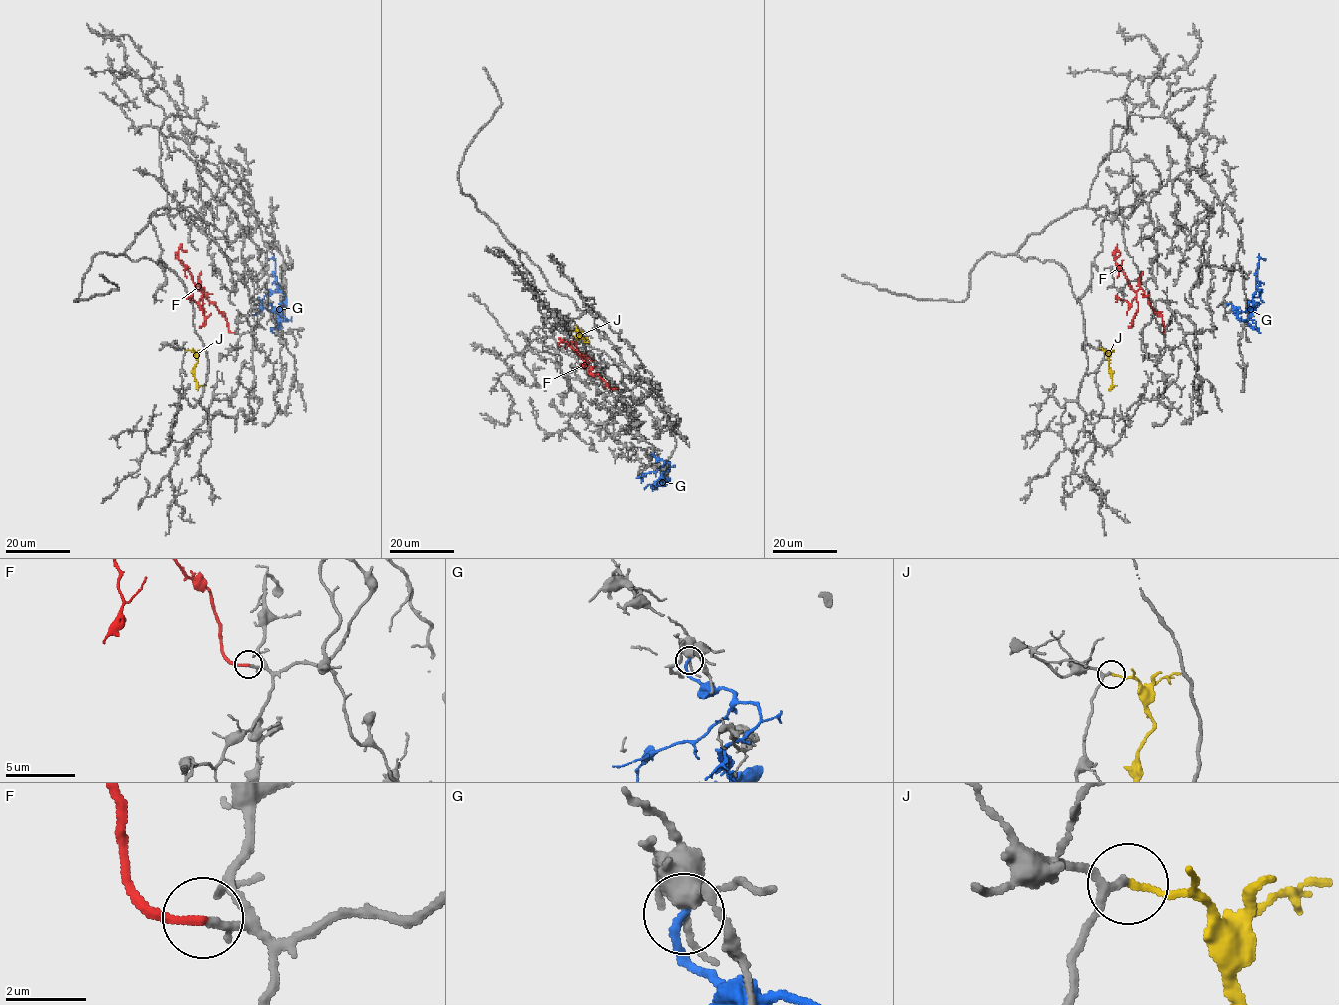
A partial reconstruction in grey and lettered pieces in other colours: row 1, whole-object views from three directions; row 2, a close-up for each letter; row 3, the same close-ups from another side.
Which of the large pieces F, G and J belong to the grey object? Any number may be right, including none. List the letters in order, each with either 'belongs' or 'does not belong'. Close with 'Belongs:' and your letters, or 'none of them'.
F: belongs
G: does not belong
J: does not belong
Belongs: F

